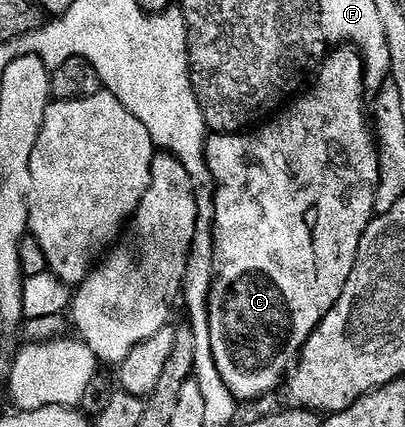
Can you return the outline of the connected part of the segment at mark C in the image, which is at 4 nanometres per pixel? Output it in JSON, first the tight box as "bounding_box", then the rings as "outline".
{"bounding_box":[204,47,380,402],"outline":[[[336,47],[325,57],[324,64],[320,66],[318,76],[311,88],[303,95],[297,96],[287,108],[277,112],[267,123],[251,131],[221,133],[207,138],[204,154],[212,176],[216,208],[216,214],[212,220],[216,277],[212,281],[212,294],[208,300],[210,347],[214,355],[214,363],[218,363],[218,375],[222,375],[222,383],[230,387],[237,402],[252,401],[255,397],[264,397],[267,393],[274,392],[279,385],[281,388],[282,382],[295,366],[300,350],[304,348],[310,335],[318,327],[318,323],[322,323],[322,319],[332,310],[334,303],[338,303],[342,295],[342,287],[346,287],[346,279],[350,279],[350,271],[356,265],[360,240],[376,213],[376,188],[380,182],[380,151],[376,144],[373,126],[370,124],[369,114],[368,117],[364,114],[364,103],[366,103],[364,61],[355,48]]]}

